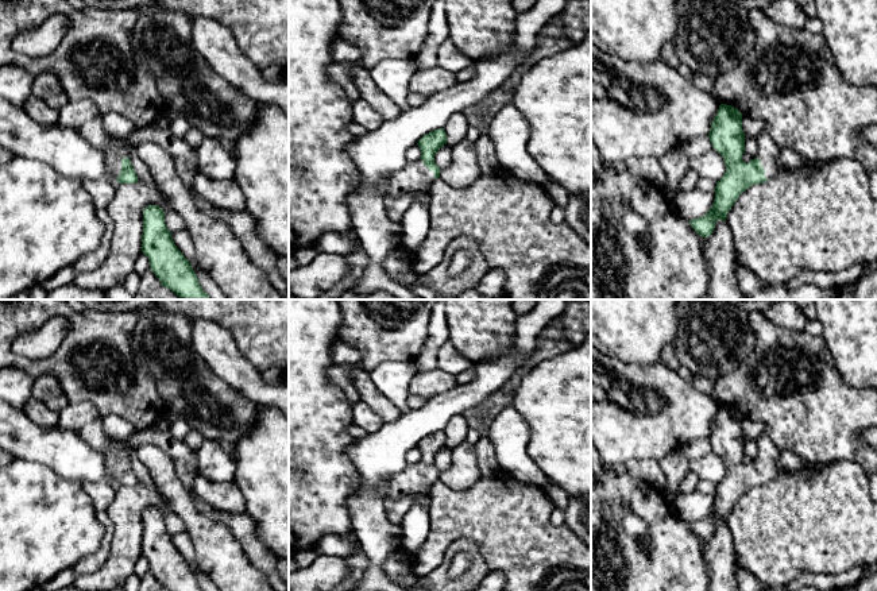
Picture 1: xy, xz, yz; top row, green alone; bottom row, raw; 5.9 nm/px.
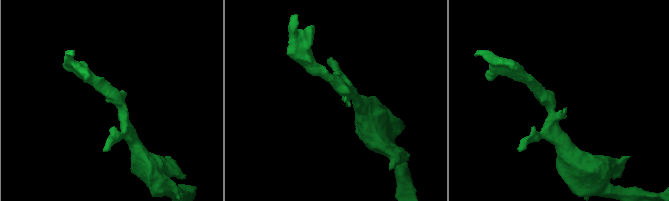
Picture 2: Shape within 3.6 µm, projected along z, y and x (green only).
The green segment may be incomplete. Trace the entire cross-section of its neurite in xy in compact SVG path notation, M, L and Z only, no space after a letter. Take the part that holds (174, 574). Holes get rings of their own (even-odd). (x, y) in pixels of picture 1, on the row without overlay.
M157 507L143 511L142 555L150 563L150 571L167 591L202 591L190 564L182 557L171 541L171 534L165 525L165 514Z

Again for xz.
M444 430L424 437L417 445L421 460L407 464L401 472L391 476L387 497L399 499L410 494L426 494L440 479L441 471L434 466L434 457L444 447L447 447Z

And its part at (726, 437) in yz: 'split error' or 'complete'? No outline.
split error

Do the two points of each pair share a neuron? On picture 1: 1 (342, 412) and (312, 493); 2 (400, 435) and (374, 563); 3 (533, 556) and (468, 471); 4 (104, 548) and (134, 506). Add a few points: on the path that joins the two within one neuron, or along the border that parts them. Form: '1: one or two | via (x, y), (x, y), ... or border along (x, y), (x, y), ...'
1: one | via (321, 432), (312, 441), (312, 472)
2: one | via (374, 467), (374, 530)
3: two | border along (483, 478), (467, 490), (452, 490), (447, 486)
4: two | border along (105, 510), (112, 543), (100, 567)

